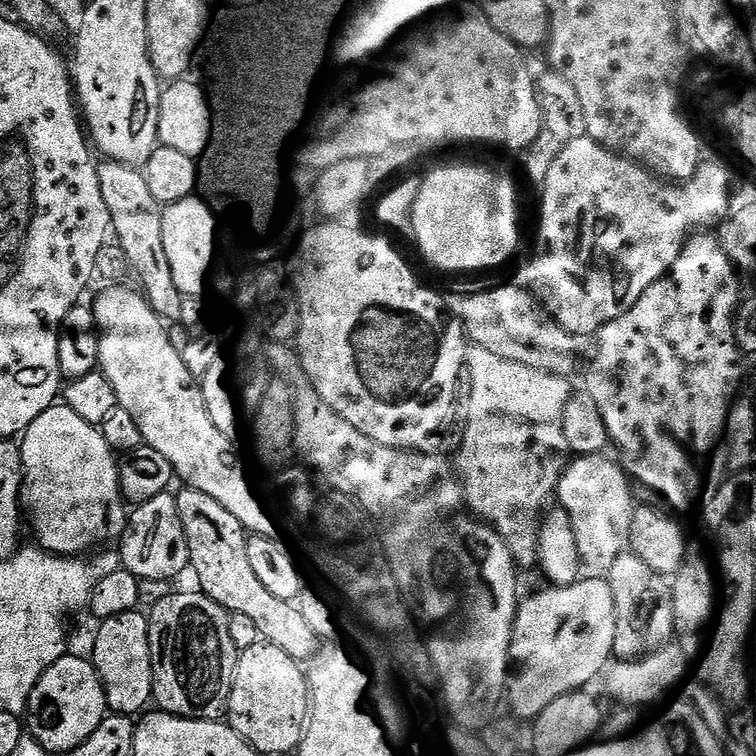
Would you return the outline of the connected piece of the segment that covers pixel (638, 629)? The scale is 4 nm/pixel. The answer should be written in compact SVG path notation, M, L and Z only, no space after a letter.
M625 550L617 551L615 560L611 561L610 567L612 568L606 573L606 579L608 584L611 585L612 589L614 590L614 602L616 603L616 652L622 654L622 652L640 652L636 654L644 654L647 653L649 650L656 650L661 647L660 644L663 640L668 639L672 631L675 628L678 628L678 621L676 619L676 607L674 606L674 594L672 593L672 585L673 581L671 579L668 580L663 571L661 569L656 568L655 565L651 564L640 554L640 552L636 550L629 550L630 552L624 552Z

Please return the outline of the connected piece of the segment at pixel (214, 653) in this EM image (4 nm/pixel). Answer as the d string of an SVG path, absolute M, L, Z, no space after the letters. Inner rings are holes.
M195 591L180 592L177 596L164 596L152 608L152 613L147 613L148 622L148 658L152 669L152 699L151 703L155 705L159 711L168 712L172 716L181 716L182 718L190 718L191 720L201 719L205 715L204 712L216 700L216 695L220 692L220 659L222 653L220 651L220 643L218 642L218 634L216 627L212 624L212 618L209 609L204 609L201 597Z

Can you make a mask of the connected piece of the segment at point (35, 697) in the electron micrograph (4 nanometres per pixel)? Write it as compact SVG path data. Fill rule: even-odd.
M66 654L58 658L38 678L28 695L28 702L22 713L26 732L33 736L48 752L66 754L82 744L104 721L109 711L104 697L104 688L96 677L91 659Z

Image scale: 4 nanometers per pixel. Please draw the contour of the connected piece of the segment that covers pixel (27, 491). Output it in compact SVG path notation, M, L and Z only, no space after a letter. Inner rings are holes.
M53 403L24 429L18 440L18 451L22 473L20 507L27 527L29 524L36 535L35 543L55 556L79 557L87 548L94 547L108 528L108 511L112 508L112 499L117 499L120 485L117 457L100 436L99 427L78 418L67 404Z

